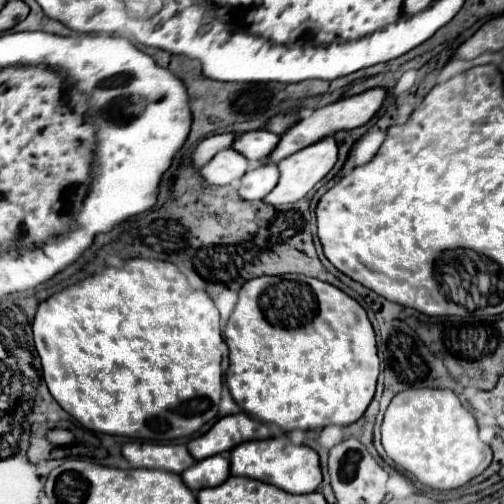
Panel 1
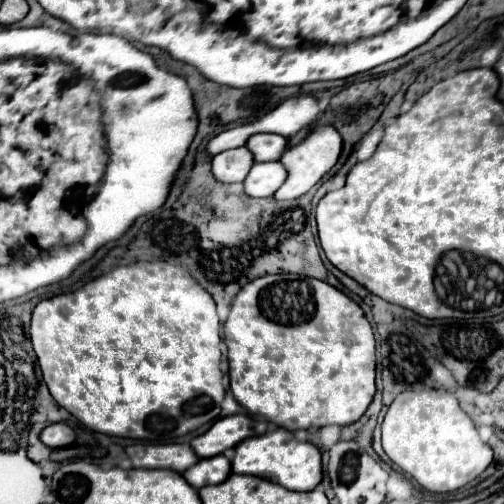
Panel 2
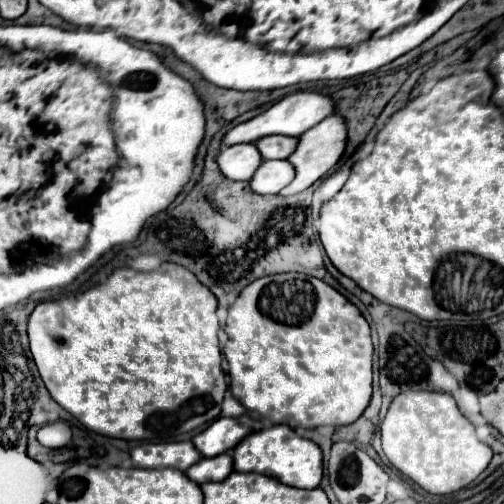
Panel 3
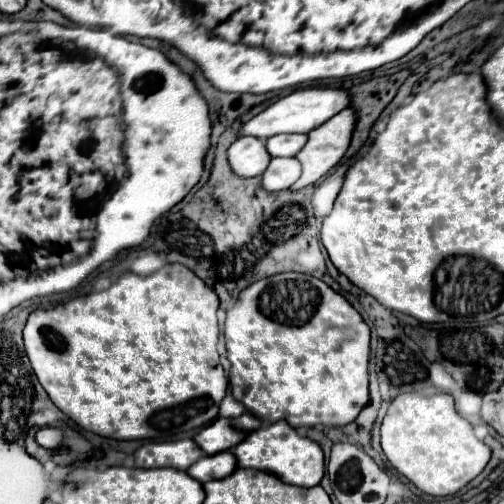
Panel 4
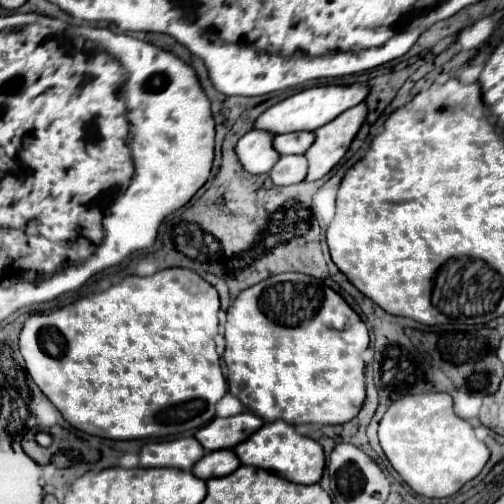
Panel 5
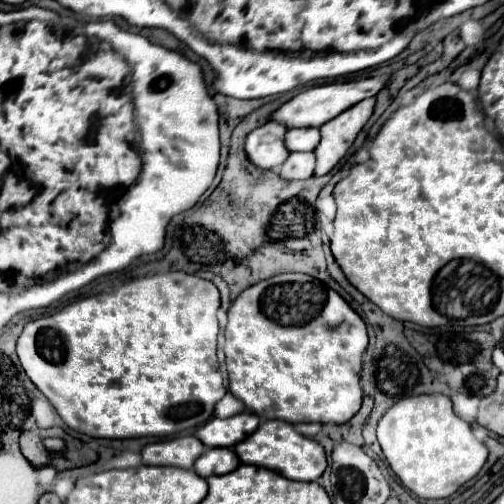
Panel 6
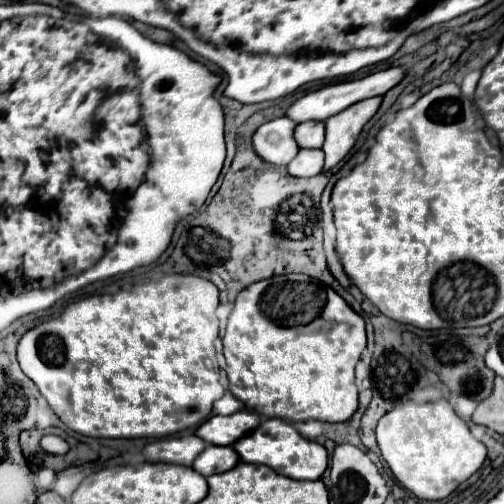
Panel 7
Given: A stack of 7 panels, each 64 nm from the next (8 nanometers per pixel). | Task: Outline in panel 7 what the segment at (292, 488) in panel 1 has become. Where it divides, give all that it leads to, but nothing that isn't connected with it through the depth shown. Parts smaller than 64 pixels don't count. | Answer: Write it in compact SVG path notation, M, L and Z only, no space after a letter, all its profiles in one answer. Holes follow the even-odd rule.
M280 418L264 420L256 428L256 432L250 432L248 436L242 436L232 446L240 454L242 462L266 464L266 466L274 468L278 474L294 478L294 480L318 480L324 474L326 464L328 464L328 452L322 444L302 438L290 422L280 420Z

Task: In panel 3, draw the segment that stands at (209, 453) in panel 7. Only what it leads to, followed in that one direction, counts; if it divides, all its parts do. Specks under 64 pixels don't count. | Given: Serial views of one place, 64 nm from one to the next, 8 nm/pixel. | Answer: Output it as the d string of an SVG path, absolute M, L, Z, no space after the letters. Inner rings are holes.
M228 454L214 456L214 458L202 458L194 466L186 470L186 476L194 480L196 484L204 482L220 482L232 472L232 458Z

